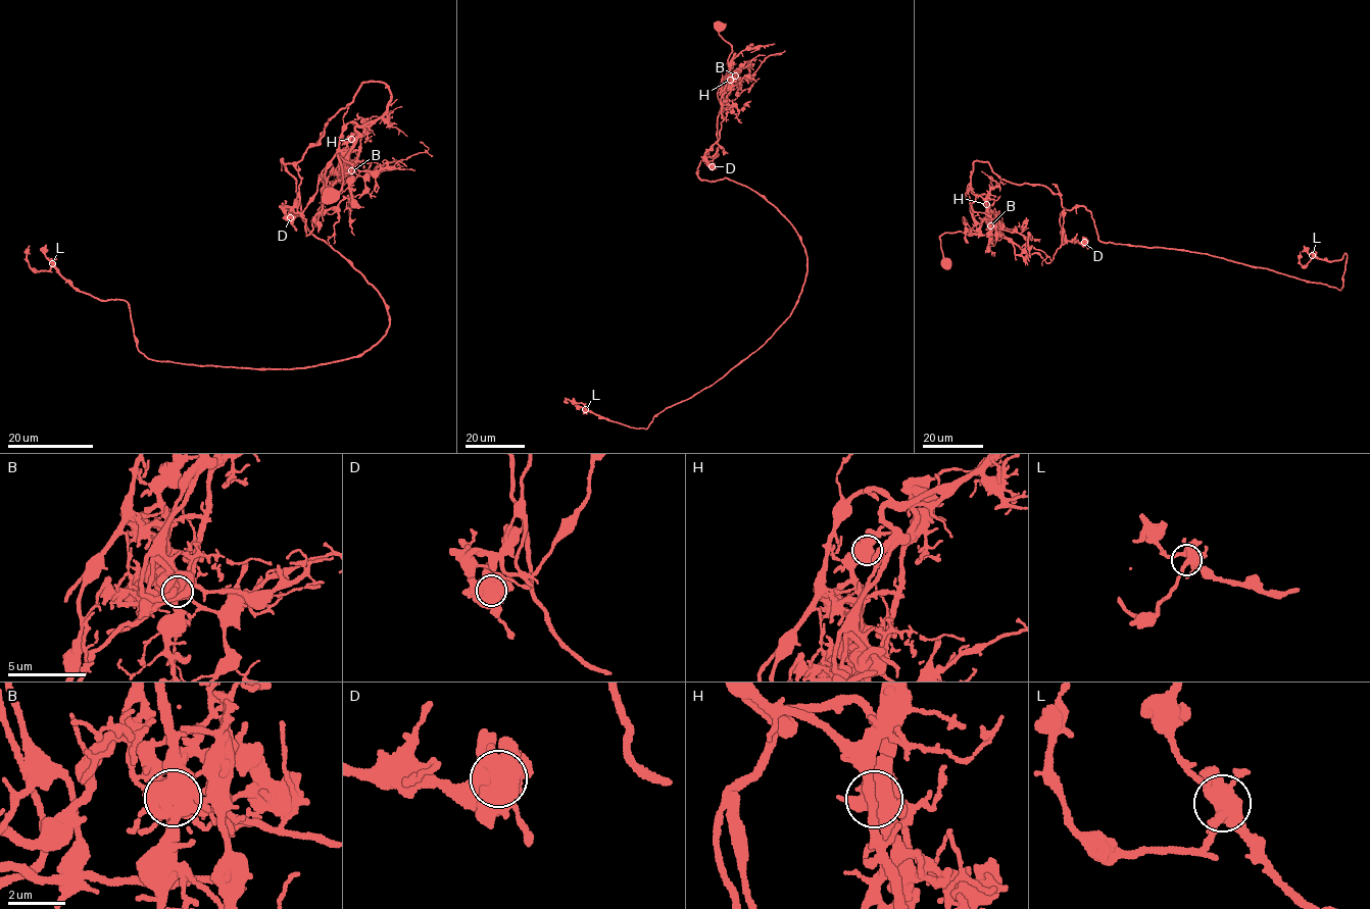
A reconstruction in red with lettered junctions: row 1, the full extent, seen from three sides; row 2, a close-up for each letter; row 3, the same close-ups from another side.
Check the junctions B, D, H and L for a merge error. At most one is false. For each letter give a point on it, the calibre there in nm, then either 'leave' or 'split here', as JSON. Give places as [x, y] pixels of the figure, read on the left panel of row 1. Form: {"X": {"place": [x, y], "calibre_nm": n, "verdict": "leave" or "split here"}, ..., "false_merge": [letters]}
{"B": {"place": [351, 170], "calibre_nm": 750, "verdict": "split here"}, "D": {"place": [290, 217], "calibre_nm": 800, "verdict": "leave"}, "H": {"place": [351, 139], "calibre_nm": 650, "verdict": "leave"}, "L": {"place": [52, 263], "calibre_nm": 480, "verdict": "leave"}, "false_merge": ["B"]}

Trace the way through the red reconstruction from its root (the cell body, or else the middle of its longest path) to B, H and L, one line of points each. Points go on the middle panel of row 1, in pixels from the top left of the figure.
B: (718, 27), (726, 23), (719, 33), (732, 47), (726, 63), (731, 76), (735, 76)
H: (718, 27), (726, 23), (719, 28), (719, 35), (732, 47), (726, 63), (730, 80)
L: (718, 27), (724, 120), (697, 175), (788, 221), (802, 291), (646, 428), (585, 409)

